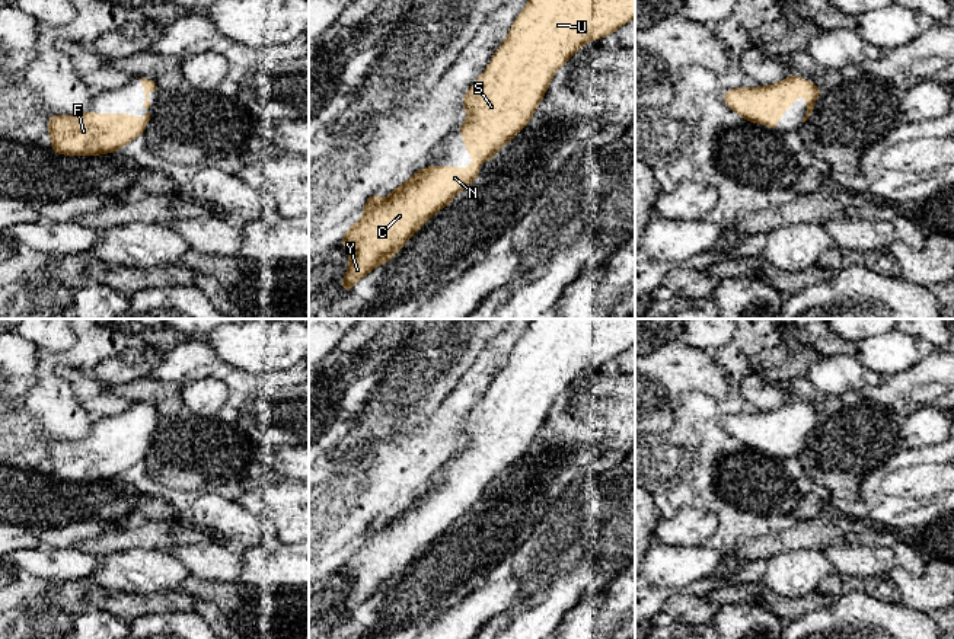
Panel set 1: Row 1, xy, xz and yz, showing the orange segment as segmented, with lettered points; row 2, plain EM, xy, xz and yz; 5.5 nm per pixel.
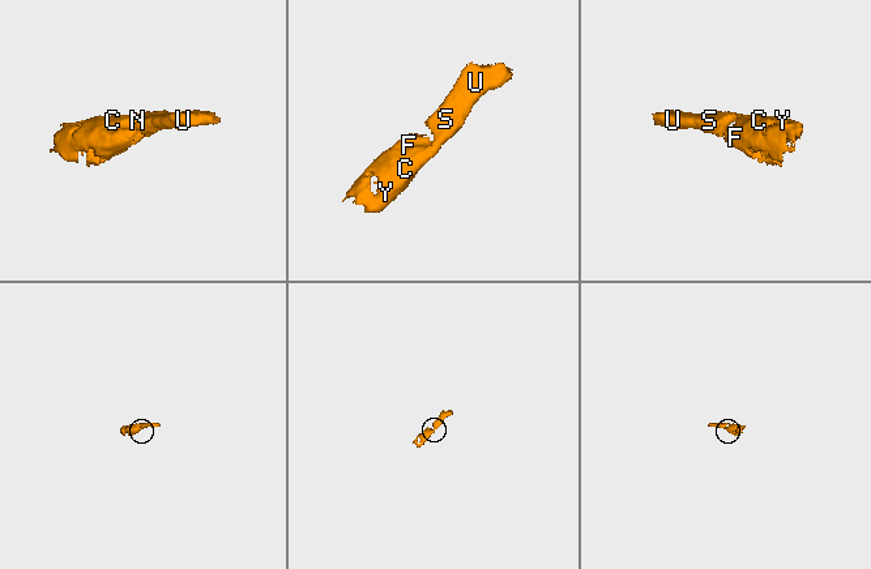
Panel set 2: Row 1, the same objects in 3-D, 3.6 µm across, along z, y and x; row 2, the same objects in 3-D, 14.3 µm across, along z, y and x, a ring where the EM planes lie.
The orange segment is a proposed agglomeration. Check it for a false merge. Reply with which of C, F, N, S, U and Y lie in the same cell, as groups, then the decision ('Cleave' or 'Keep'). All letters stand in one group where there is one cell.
Groups: C F N S U Y. Keep

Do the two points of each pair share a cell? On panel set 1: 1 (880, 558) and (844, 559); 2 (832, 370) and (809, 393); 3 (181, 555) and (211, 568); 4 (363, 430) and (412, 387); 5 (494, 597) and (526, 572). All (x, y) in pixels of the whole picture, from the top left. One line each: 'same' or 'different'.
1: same
2: different
3: same
4: same
5: different

